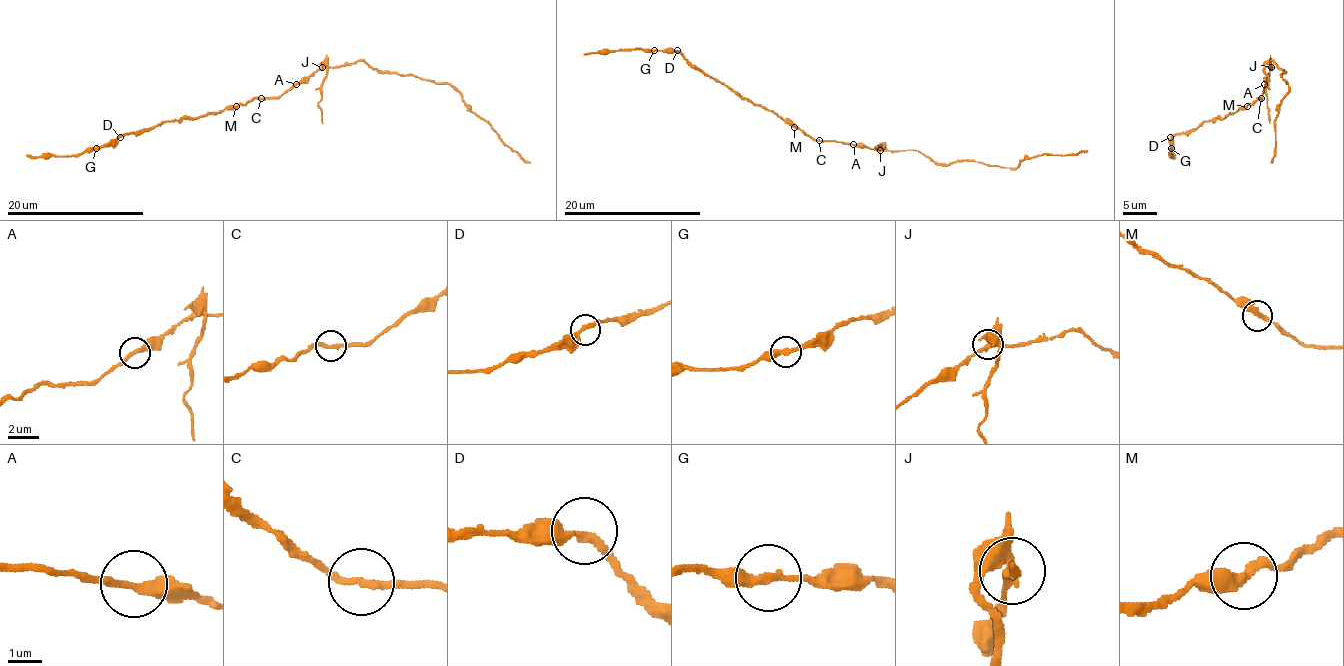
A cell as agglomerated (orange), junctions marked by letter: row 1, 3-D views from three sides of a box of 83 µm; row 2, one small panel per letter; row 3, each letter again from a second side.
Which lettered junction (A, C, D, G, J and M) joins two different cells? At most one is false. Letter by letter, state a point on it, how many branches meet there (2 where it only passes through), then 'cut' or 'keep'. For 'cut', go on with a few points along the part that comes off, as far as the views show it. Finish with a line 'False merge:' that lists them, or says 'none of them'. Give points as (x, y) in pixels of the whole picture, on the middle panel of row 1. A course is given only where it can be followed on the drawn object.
A: at (853, 144); 2 branches meet; keep
C: at (819, 140); 2 branches meet; keep
D: at (677, 50); 2 branches meet; keep
G: at (654, 50); 2 branches meet; keep
J: at (880, 150); 4 branches meet; cut
M: at (794, 127); 2 branches meet; keep
False merge: J

